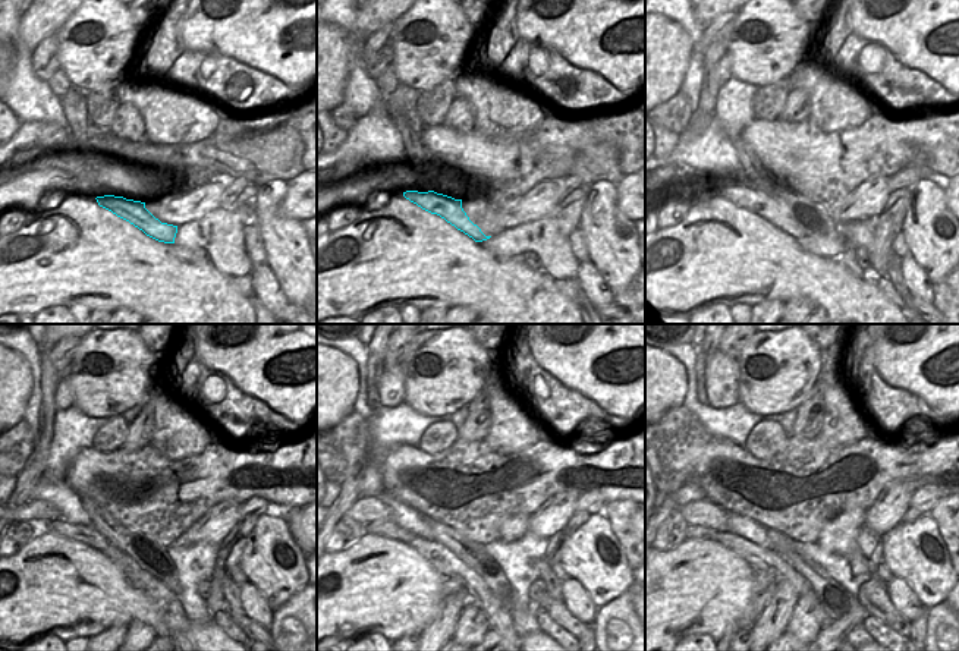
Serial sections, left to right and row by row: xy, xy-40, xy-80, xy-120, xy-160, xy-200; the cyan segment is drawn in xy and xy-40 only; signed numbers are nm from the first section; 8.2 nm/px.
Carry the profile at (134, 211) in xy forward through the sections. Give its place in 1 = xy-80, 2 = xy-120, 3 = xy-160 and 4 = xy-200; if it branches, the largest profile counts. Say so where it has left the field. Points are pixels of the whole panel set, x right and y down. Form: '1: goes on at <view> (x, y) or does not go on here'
1: goes on at xy-80 (770, 204)
2: goes on at xy-120 (78, 532)
3: goes on at xy-160 (387, 528)
4: goes on at xy-200 (692, 531)

